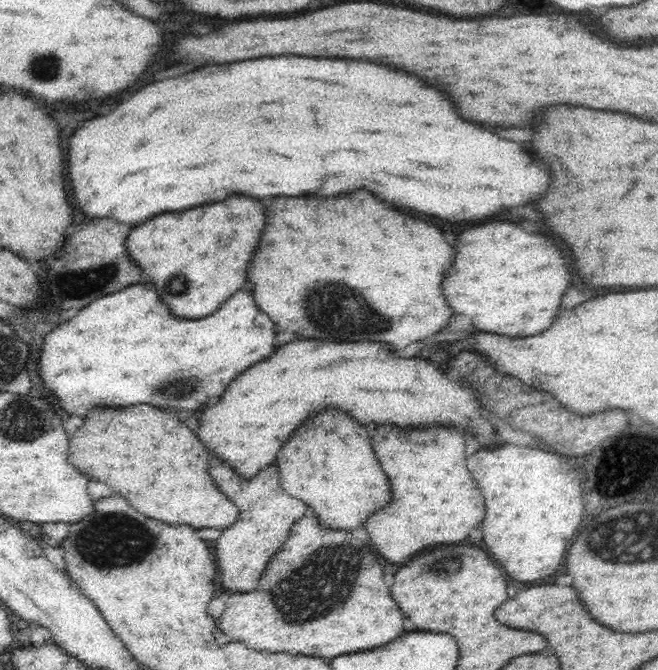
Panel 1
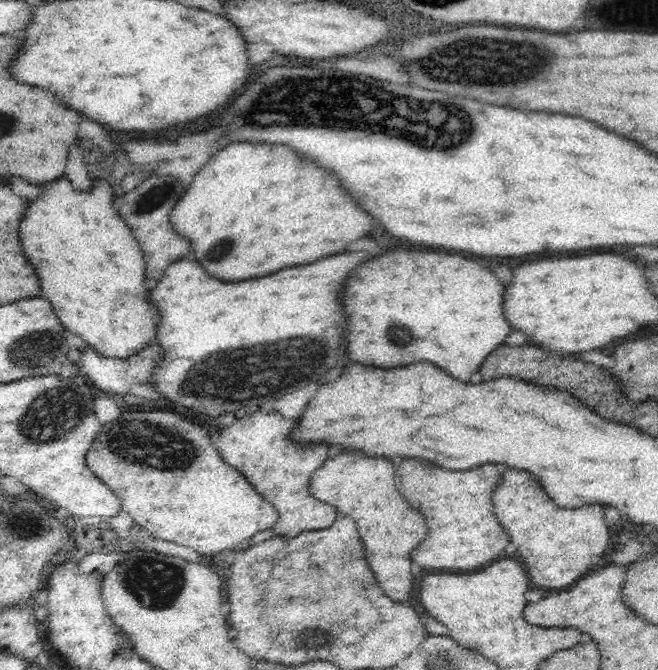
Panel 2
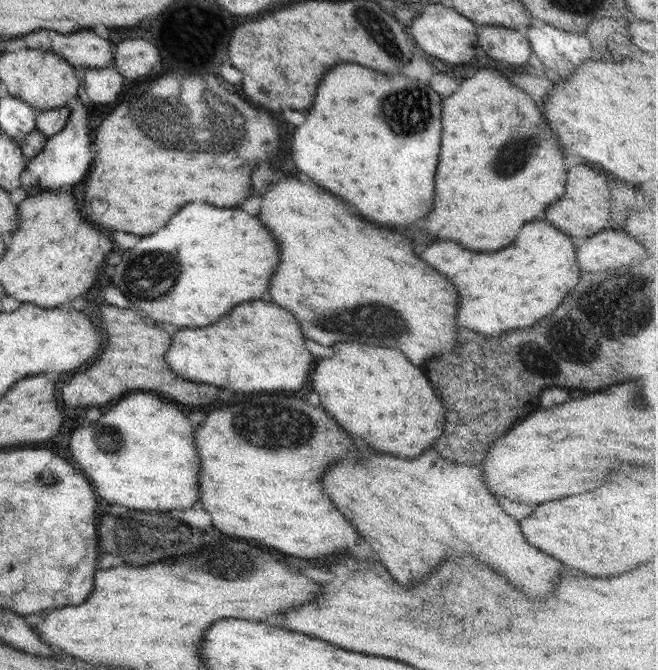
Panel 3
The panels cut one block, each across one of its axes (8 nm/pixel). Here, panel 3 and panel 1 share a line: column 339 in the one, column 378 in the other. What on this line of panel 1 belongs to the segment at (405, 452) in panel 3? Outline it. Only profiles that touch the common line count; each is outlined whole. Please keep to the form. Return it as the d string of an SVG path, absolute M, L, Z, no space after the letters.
M294 340L272 354L272 358L255 362L239 374L220 396L216 406L210 406L200 416L198 438L206 448L216 452L242 478L254 478L264 467L276 460L276 452L290 438L292 430L318 408L340 408L350 412L358 422L368 424L396 424L396 426L460 426L482 442L482 446L499 445L494 442L494 425L480 416L480 404L474 390L466 384L452 382L434 364L418 358L394 358L390 356L390 346L380 342L326 342L326 340Z

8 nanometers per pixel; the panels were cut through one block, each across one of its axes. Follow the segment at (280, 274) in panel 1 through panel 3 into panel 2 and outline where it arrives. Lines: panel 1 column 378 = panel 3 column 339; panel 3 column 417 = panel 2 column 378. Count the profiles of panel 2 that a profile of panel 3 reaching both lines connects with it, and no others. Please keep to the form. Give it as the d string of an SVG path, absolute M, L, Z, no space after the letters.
M394 248L362 262L344 286L342 304L348 316L346 346L350 360L374 366L404 366L414 360L426 360L442 370L448 370L456 380L470 382L474 370L484 358L496 350L510 332L510 324L502 314L504 286L490 268L482 268L476 260L440 254Z

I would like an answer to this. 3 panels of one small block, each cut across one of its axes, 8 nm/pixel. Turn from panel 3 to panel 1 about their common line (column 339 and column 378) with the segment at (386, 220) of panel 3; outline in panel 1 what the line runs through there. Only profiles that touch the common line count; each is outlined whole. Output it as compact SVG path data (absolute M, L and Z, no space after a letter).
M278 56L278 58L256 58L248 62L232 62L224 66L204 66L200 70L166 78L154 84L148 84L128 96L122 104L118 104L110 114L86 120L82 128L78 128L70 136L70 152L68 152L68 178L72 188L72 198L76 208L88 218L114 218L122 224L142 224L146 218L152 218L162 212L186 210L200 204L220 202L234 194L244 194L252 198L268 198L268 196L336 196L344 192L352 192L356 188L368 188L378 198L386 200L390 206L398 206L402 210L412 210L418 214L436 216L450 222L464 220L484 220L494 214L502 214L510 206L528 204L534 196L538 196L548 186L548 166L536 160L522 144L512 144L508 140L496 138L490 130L484 130L476 124L464 122L448 96L418 78L412 78L404 72L390 70L372 62L352 62L352 60L332 60L332 58L302 58L302 56Z

